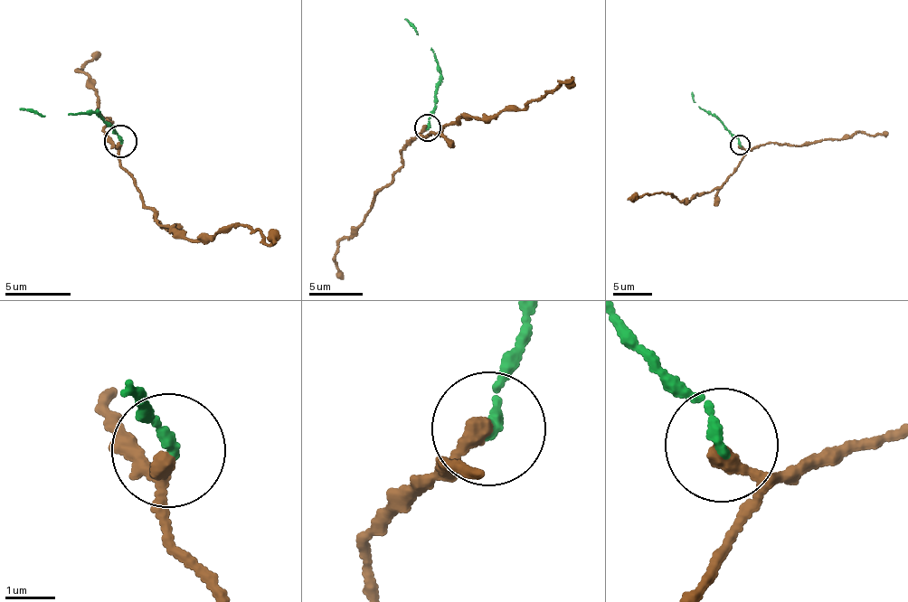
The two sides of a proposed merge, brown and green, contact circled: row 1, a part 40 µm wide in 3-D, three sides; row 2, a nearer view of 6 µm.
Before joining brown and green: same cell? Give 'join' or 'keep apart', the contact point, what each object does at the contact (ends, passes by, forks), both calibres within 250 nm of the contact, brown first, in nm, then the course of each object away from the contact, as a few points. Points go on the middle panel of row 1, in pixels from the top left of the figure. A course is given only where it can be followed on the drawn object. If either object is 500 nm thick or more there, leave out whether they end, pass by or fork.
keep apart | (427, 127) | brown passes by | green ends | 240/200 nm | brown via (426, 128), (417, 137), (430, 136), (471, 117), (488, 119), (531, 101), (538, 102), (573, 77) | green via (426, 128), (439, 69), (433, 51), (406, 19)

